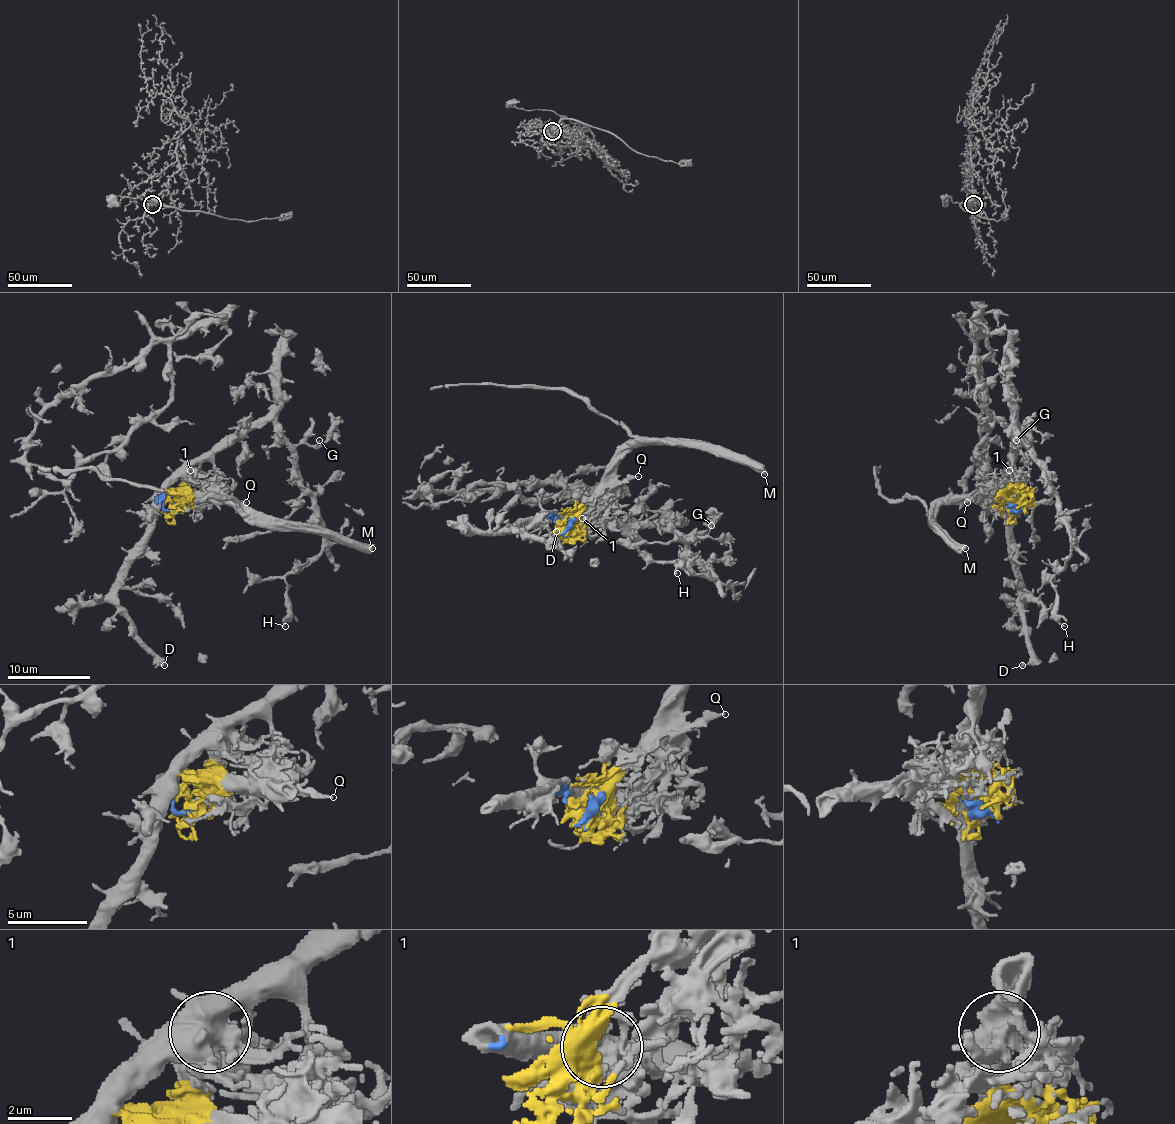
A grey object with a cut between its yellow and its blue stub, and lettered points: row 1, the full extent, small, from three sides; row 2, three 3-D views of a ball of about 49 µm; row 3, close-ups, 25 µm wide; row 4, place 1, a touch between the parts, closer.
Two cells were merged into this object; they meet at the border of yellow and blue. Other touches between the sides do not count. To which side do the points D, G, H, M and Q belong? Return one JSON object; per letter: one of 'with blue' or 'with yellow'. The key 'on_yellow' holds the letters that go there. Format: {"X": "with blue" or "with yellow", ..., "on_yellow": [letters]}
{"D": "with blue", "G": "with blue", "H": "with blue", "M": "with yellow", "Q": "with yellow", "on_yellow": ["M", "Q"]}

